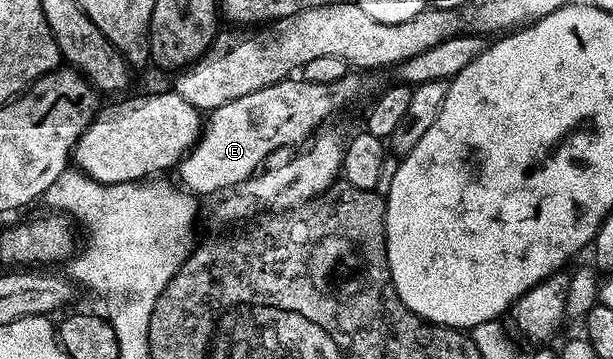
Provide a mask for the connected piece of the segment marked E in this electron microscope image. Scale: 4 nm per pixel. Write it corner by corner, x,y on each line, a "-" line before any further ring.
355,75
343,76
333,84
309,84
300,78
289,78
262,90
254,90
254,94
234,98
234,102
226,102
226,106
218,106
210,118
203,121
200,139
180,161
179,183
203,198
214,195
219,188
232,190
251,180
258,170
265,167
264,160
273,159
272,152
303,145
328,122
323,120
330,119
339,108
359,98
360,80

